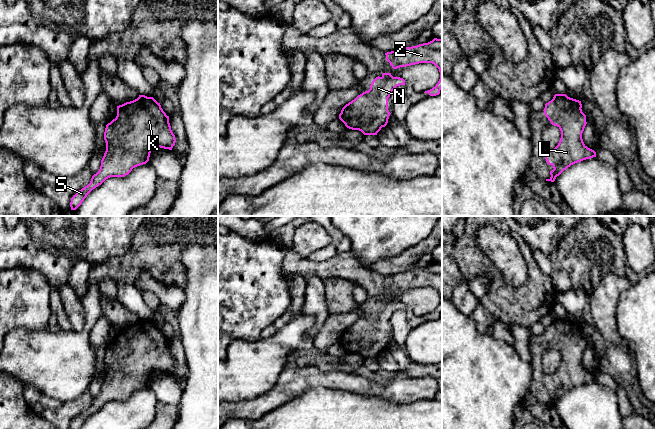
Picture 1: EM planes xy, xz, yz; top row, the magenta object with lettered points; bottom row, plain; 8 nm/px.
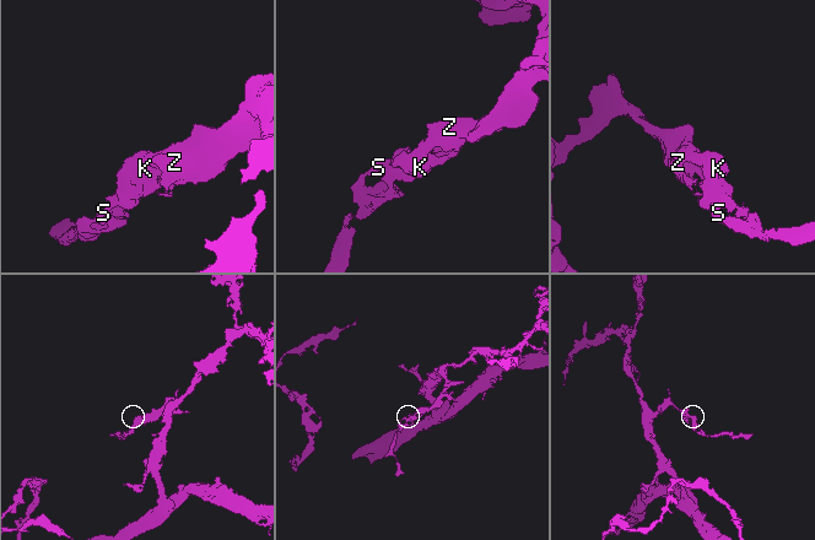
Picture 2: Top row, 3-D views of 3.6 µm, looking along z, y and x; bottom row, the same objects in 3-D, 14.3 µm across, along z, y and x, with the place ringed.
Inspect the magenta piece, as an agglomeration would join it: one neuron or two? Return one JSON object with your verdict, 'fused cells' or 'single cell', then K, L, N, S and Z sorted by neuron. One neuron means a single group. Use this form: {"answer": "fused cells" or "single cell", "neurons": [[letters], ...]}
{"answer": "single cell", "neurons": [["K", "L", "N", "S", "Z"]]}

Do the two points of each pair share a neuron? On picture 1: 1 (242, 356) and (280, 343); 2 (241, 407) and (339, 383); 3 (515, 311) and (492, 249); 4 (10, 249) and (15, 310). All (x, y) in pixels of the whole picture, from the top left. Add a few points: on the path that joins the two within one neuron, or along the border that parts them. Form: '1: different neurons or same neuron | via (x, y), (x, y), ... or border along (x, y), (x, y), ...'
1: same neuron | via (251, 356), (267, 356), (271, 352)
2: same neuron | via (265, 403), (277, 396), (294, 381), (315, 380)
3: different neurons | border along (491, 260), (508, 284), (519, 286), (526, 280)
4: different neurons | border along (18, 266), (10, 269)

